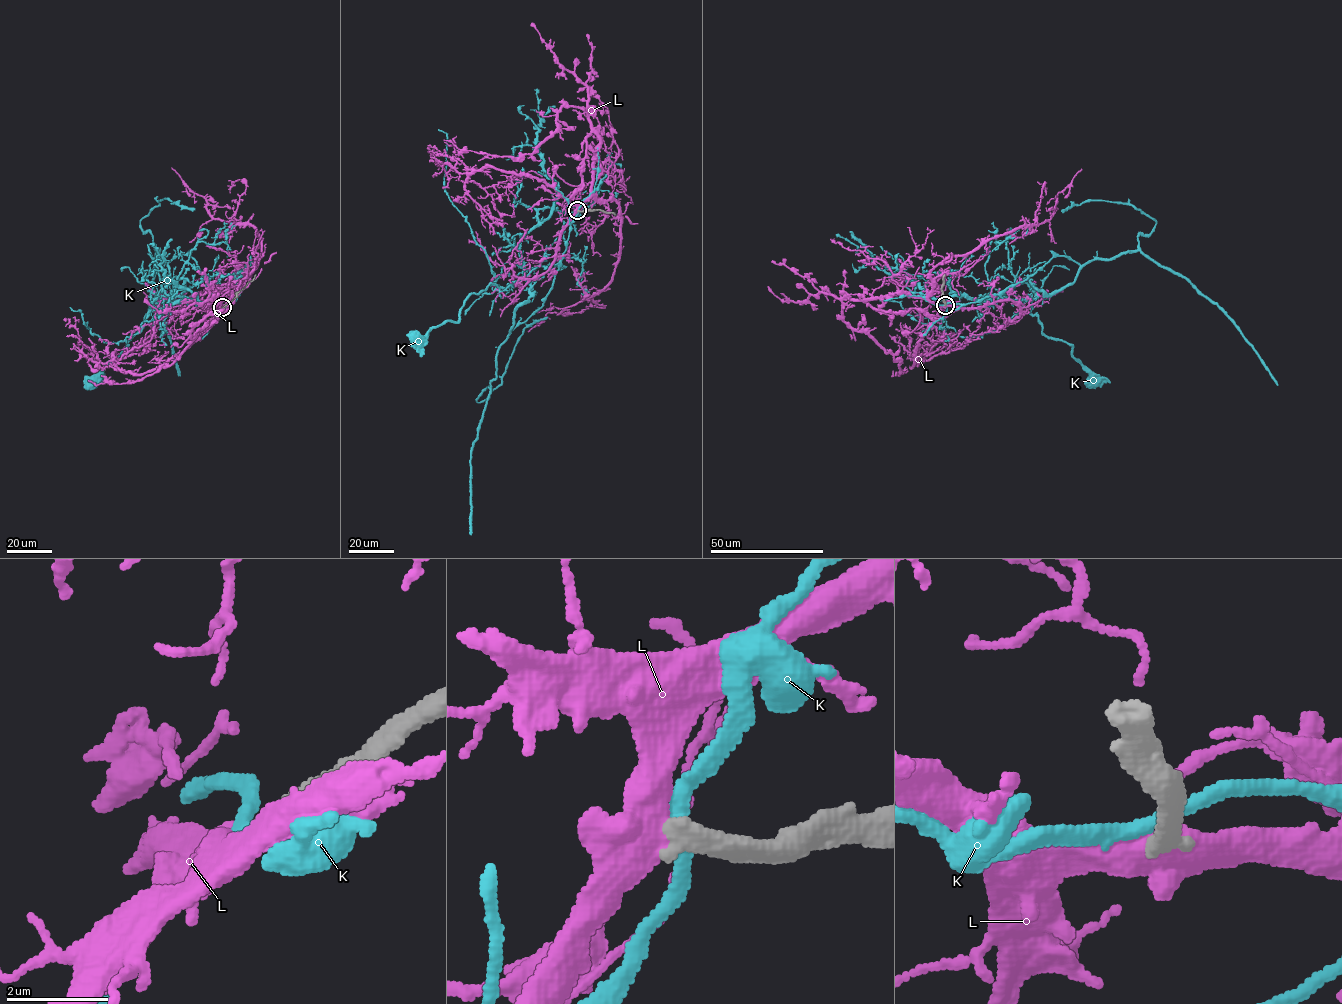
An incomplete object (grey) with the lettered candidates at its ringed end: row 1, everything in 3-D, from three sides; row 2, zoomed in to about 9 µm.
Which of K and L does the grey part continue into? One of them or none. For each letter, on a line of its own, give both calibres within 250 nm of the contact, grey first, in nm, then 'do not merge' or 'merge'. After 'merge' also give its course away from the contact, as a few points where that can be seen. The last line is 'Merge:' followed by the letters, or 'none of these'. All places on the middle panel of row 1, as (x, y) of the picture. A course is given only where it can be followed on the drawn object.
K: calibres 600 and 280 nm; do not merge
L: calibres 500 and 500 nm; merge; course (577, 211), (590, 195), (599, 142), (587, 108), (563, 106), (556, 129), (515, 157), (459, 149), (444, 139)
Merge: L

